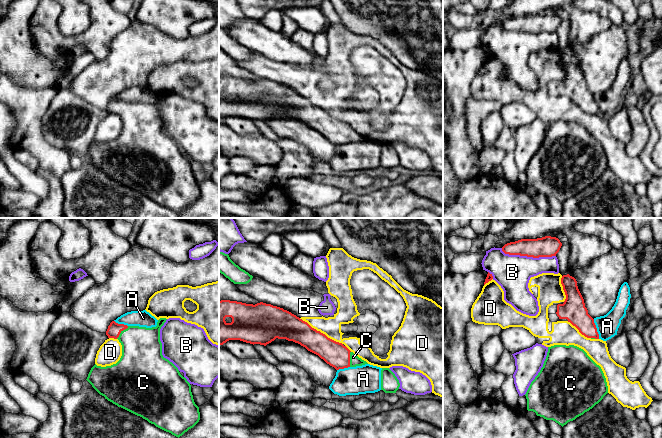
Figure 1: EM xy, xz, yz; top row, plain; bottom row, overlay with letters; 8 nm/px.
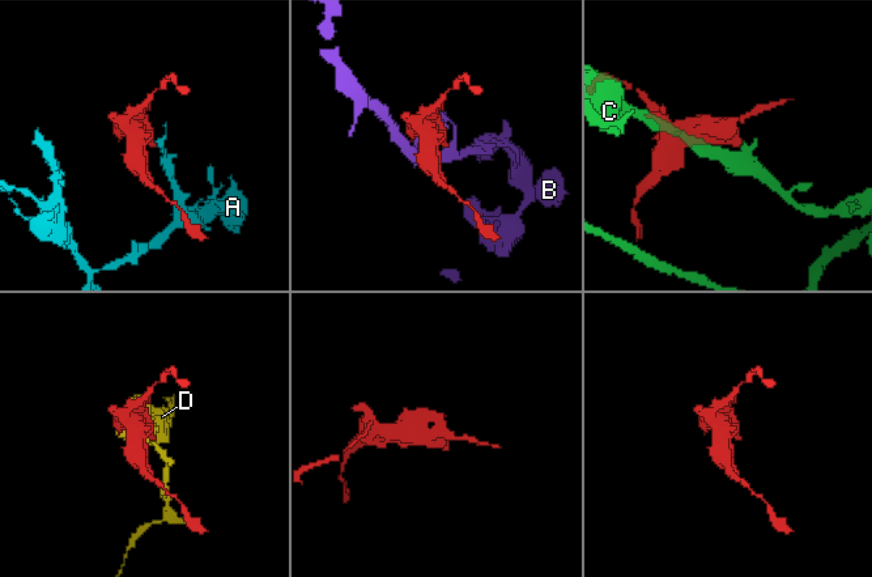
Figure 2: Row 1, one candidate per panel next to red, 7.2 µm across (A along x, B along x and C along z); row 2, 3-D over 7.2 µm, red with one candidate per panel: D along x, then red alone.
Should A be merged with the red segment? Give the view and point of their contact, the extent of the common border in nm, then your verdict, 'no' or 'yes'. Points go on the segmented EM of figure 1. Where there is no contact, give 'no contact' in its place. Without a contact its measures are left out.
yz (596, 329) | 170 nm | no

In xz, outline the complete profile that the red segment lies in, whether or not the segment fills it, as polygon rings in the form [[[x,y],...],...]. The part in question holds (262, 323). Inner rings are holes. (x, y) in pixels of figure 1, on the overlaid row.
[[[230,300],[219,301],[219,346],[229,340],[240,340],[253,345],[266,346],[276,338],[300,344],[336,370],[368,364],[342,343],[328,338],[325,334],[312,328],[307,322],[283,308],[263,302],[253,305]]]

